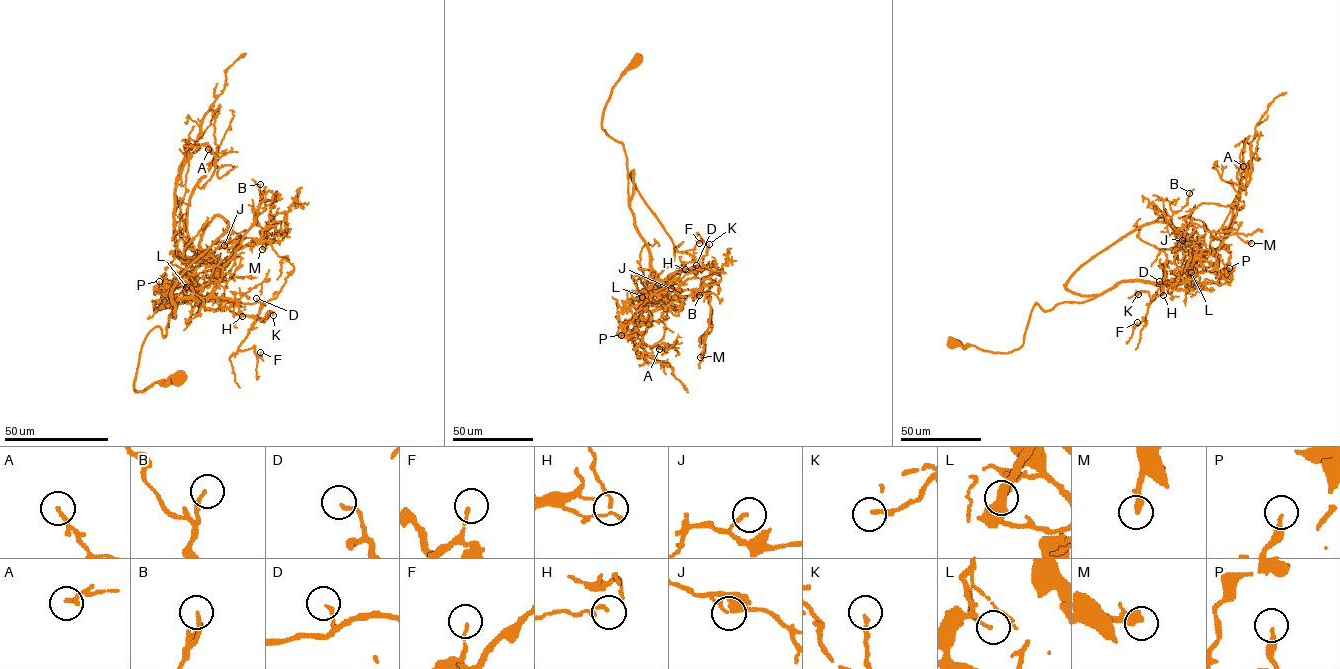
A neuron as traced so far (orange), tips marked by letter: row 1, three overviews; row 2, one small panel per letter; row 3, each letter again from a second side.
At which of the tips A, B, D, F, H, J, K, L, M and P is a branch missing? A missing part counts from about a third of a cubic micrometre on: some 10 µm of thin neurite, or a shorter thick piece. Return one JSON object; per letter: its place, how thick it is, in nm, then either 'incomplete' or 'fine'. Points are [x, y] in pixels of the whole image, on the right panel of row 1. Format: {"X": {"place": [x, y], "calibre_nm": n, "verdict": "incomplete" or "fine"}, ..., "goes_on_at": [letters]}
{"A": {"place": [1243, 166], "calibre_nm": 110, "verdict": "fine"}, "B": {"place": [1189, 193], "calibre_nm": 160, "verdict": "fine"}, "D": {"place": [1159, 281], "calibre_nm": 120, "verdict": "fine"}, "F": {"place": [1137, 322], "calibre_nm": 100, "verdict": "fine"}, "H": {"place": [1163, 295], "calibre_nm": 110, "verdict": "fine"}, "J": {"place": [1182, 240], "calibre_nm": 130, "verdict": "fine"}, "K": {"place": [1138, 294], "calibre_nm": 180, "verdict": "fine"}, "L": {"place": [1191, 272], "calibre_nm": 130, "verdict": "fine"}, "M": {"place": [1251, 243], "calibre_nm": 360, "verdict": "fine"}, "P": {"place": [1229, 268], "calibre_nm": 240, "verdict": "incomplete"}, "goes_on_at": ["P"]}

